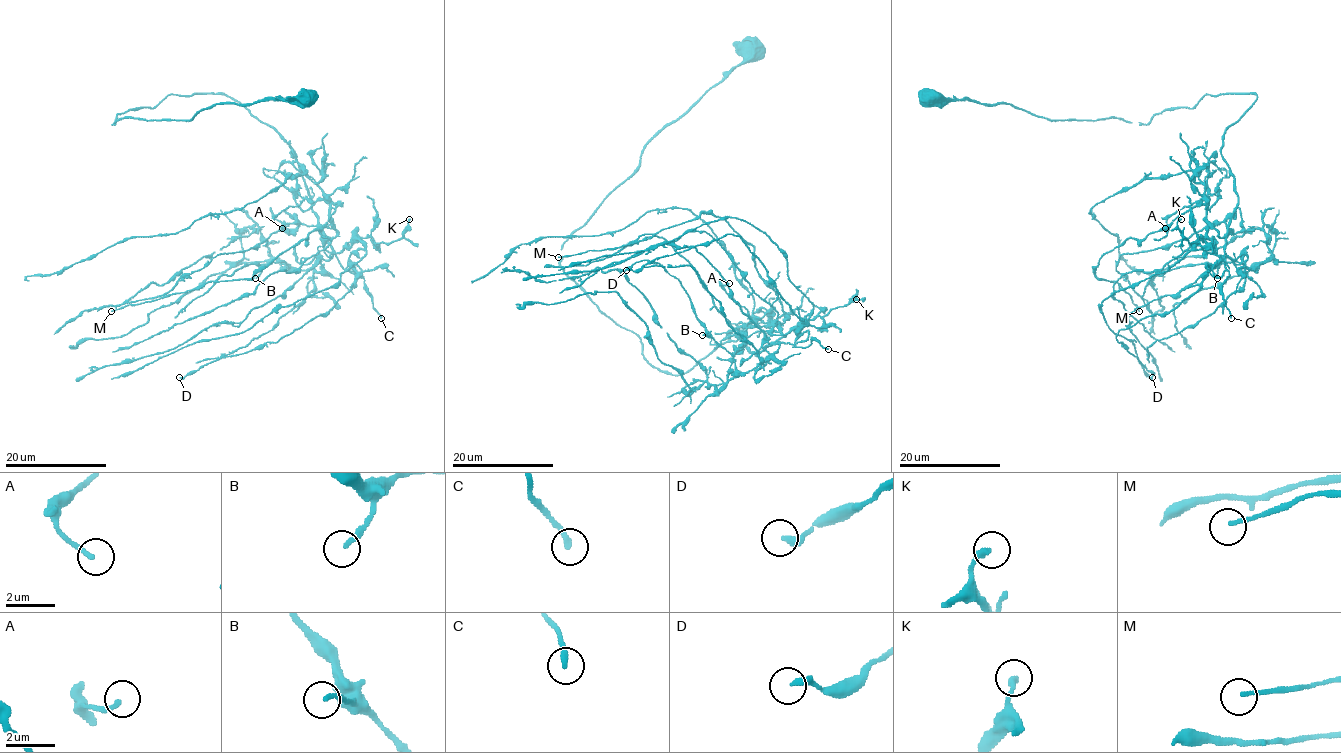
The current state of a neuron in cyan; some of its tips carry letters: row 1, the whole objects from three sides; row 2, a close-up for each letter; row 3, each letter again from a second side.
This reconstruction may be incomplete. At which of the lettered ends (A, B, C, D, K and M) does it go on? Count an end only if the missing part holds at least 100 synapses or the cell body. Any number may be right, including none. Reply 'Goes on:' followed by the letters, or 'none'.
Goes on: none

